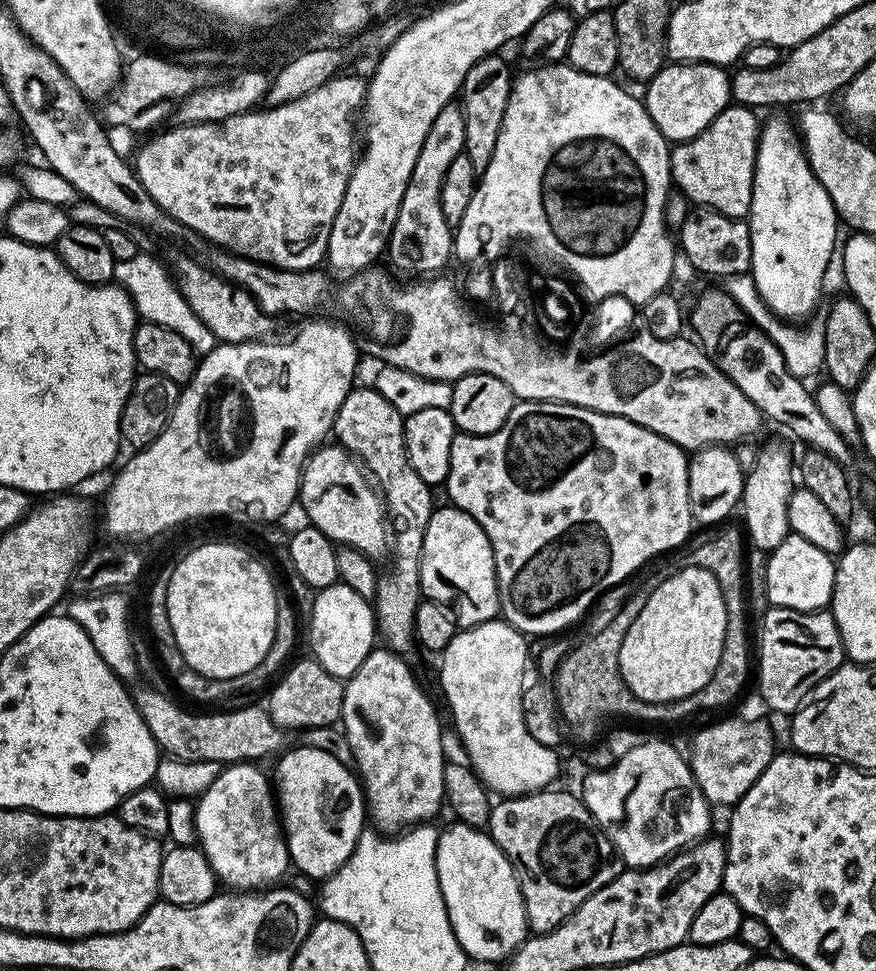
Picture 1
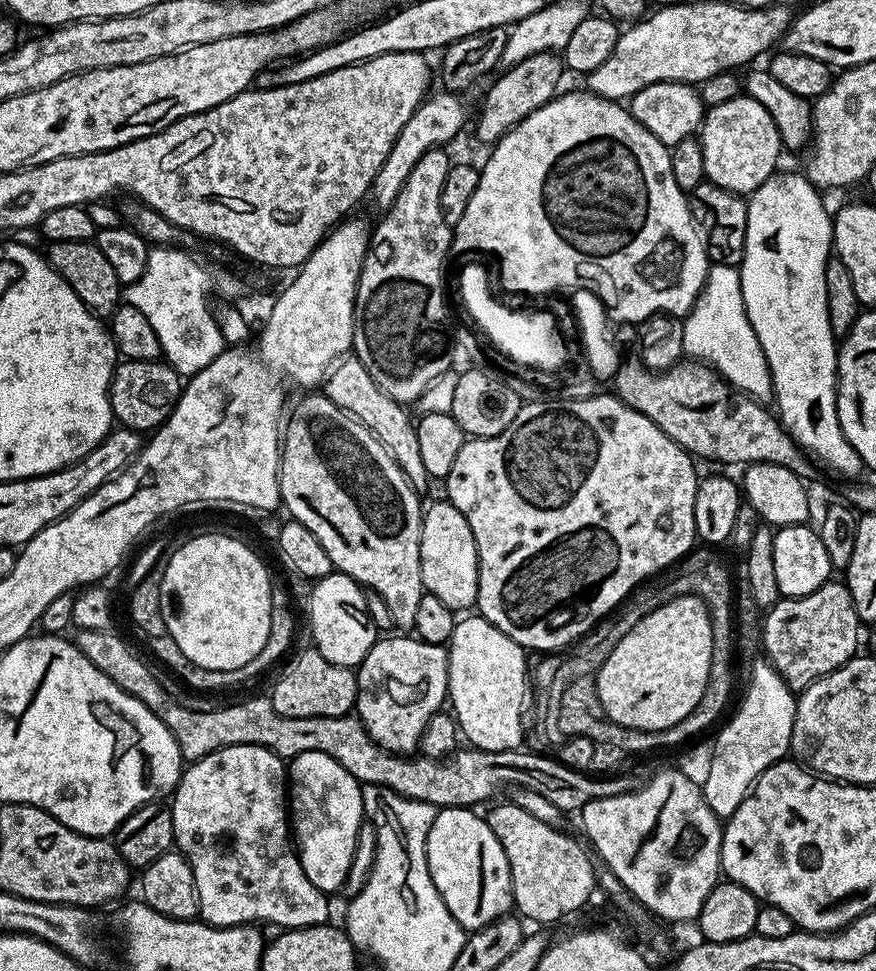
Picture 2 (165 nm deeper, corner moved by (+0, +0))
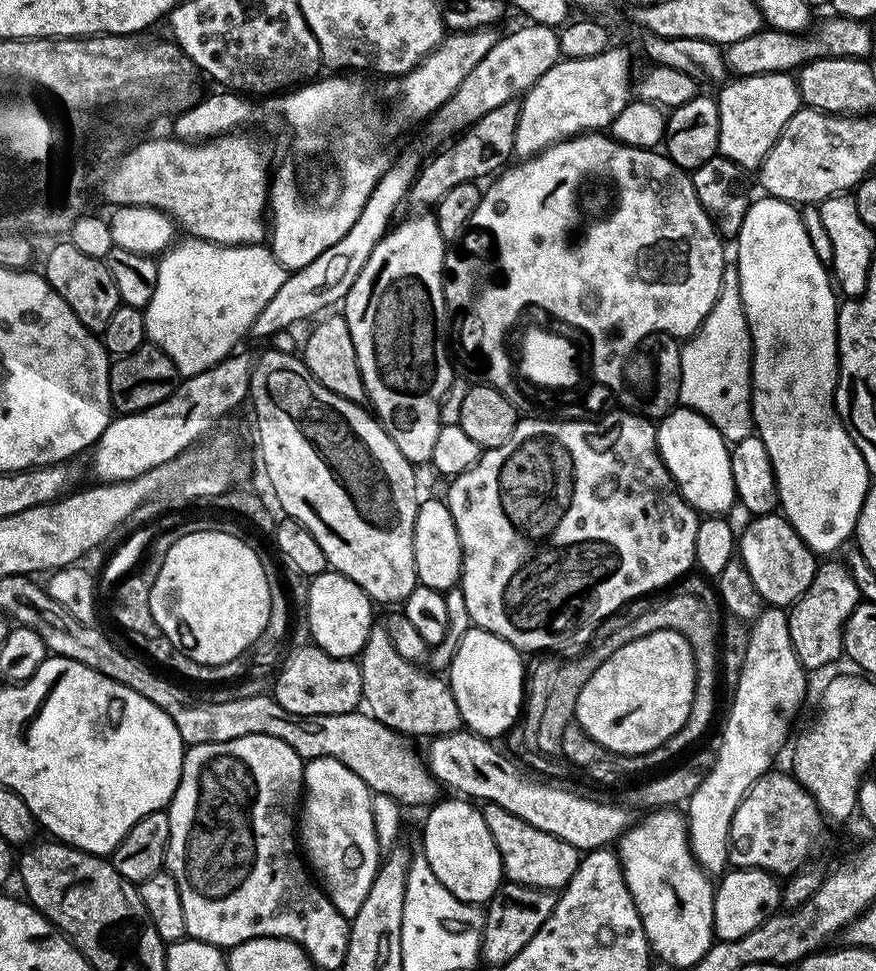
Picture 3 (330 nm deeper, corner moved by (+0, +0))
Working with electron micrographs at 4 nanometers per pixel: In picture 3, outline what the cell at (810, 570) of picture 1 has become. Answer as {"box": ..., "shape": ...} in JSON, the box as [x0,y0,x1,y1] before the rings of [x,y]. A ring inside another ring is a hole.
{"box":[738,514,818,606],"shape":[[[780,514],[752,516],[744,533],[738,536],[738,559],[746,566],[754,586],[758,586],[761,601],[768,606],[791,606],[810,586],[818,567],[817,557],[802,542],[802,538]]]}

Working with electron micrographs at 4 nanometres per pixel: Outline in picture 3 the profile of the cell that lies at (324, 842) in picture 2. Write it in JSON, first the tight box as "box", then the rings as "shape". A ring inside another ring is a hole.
{"box":[298,758,382,922],"shape":[[[314,758],[313,760],[307,761],[304,765],[302,807],[298,812],[298,844],[302,849],[303,859],[307,861],[311,871],[318,877],[319,883],[324,889],[324,893],[330,898],[330,902],[334,902],[334,910],[338,910],[338,914],[342,914],[349,922],[351,922],[351,920],[358,914],[358,909],[361,908],[362,902],[366,902],[366,894],[370,894],[370,886],[374,882],[376,872],[380,869],[382,863],[382,849],[378,842],[378,838],[376,837],[376,831],[374,830],[372,797],[373,793],[369,792],[366,782],[362,782],[362,778],[358,778],[358,774],[354,774],[354,770],[342,766],[342,762],[338,762],[334,758]]]}

